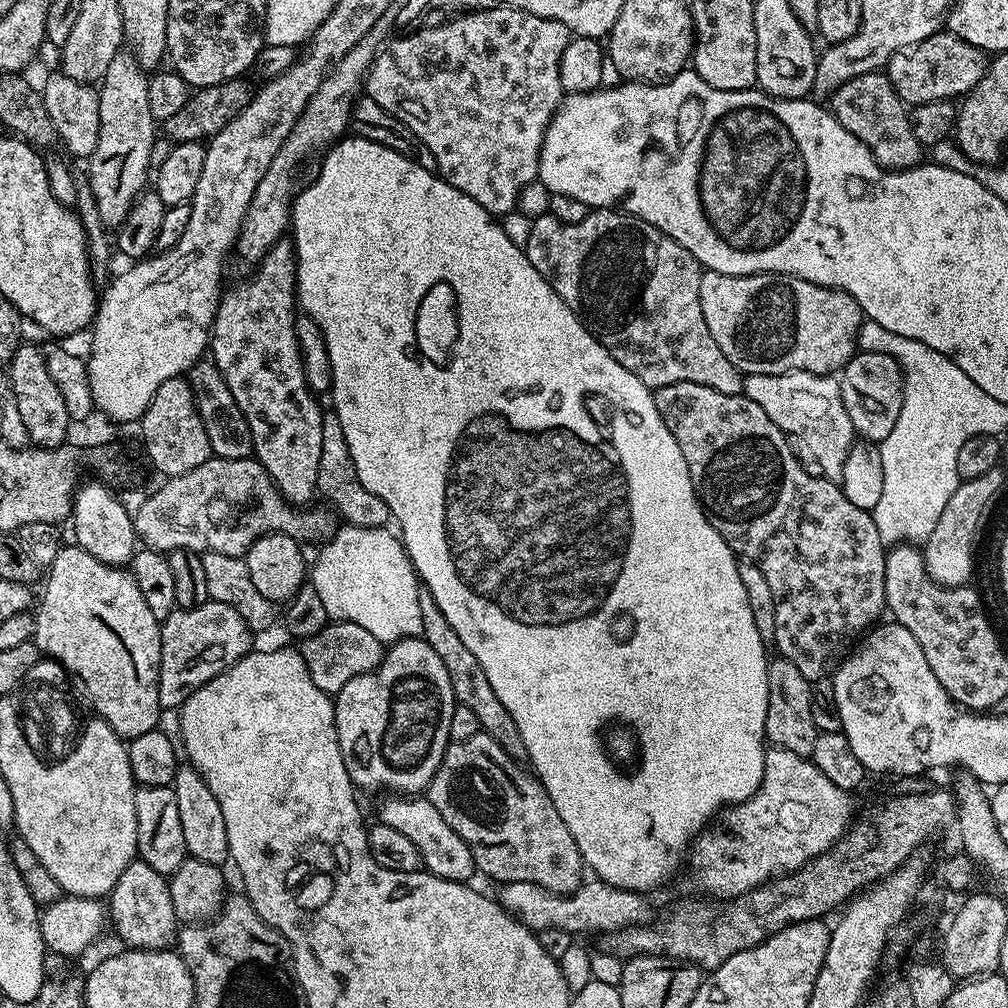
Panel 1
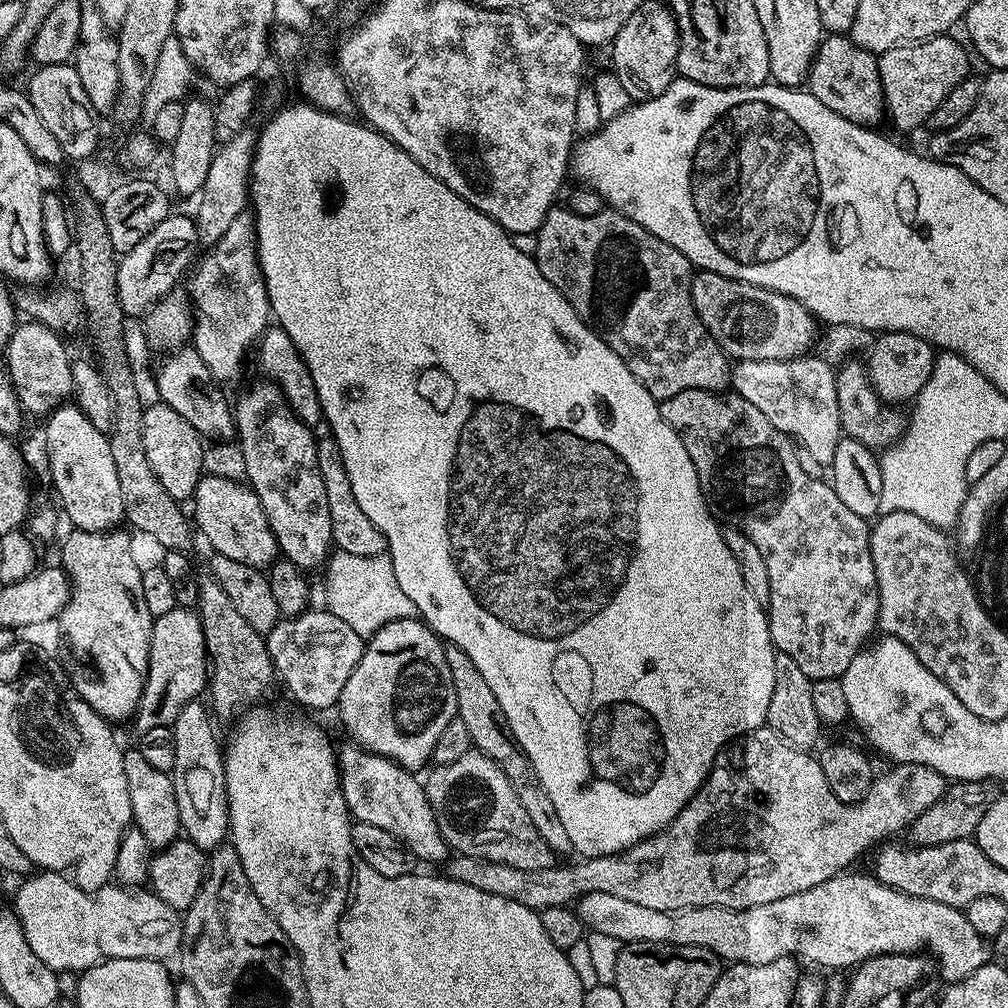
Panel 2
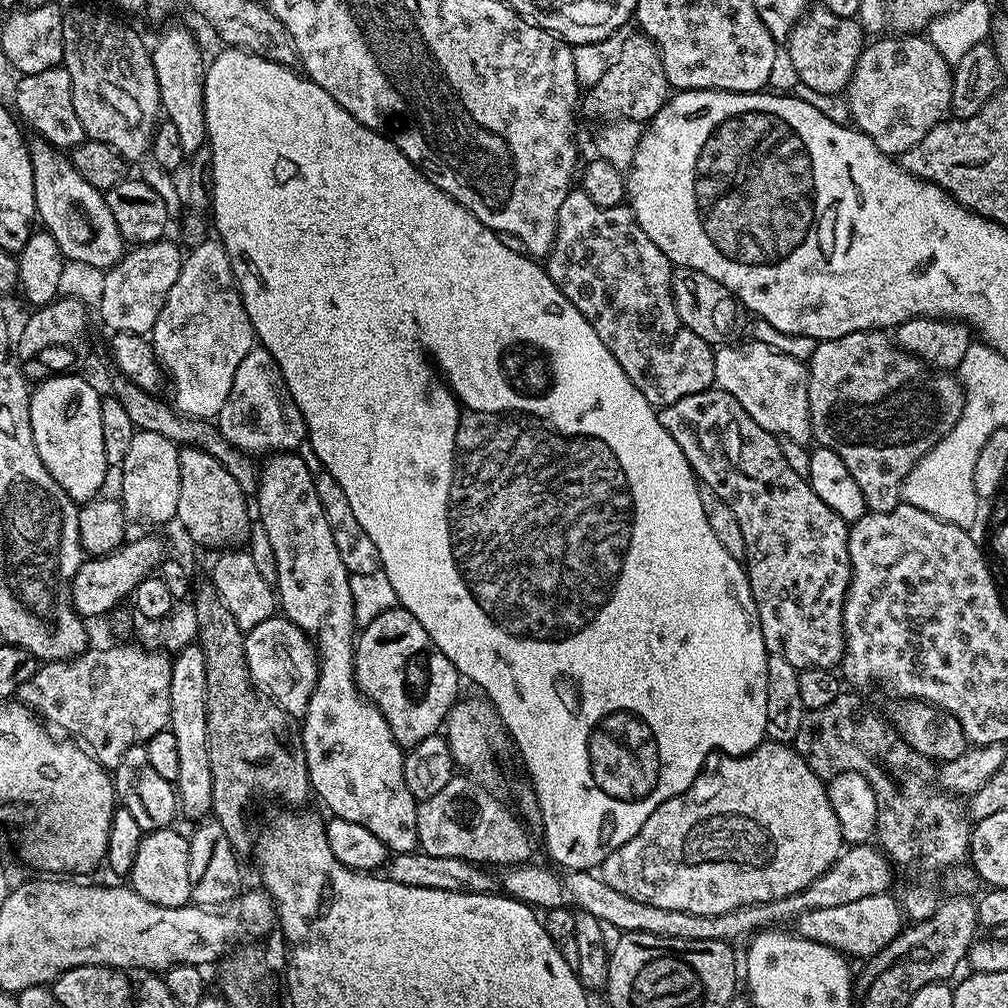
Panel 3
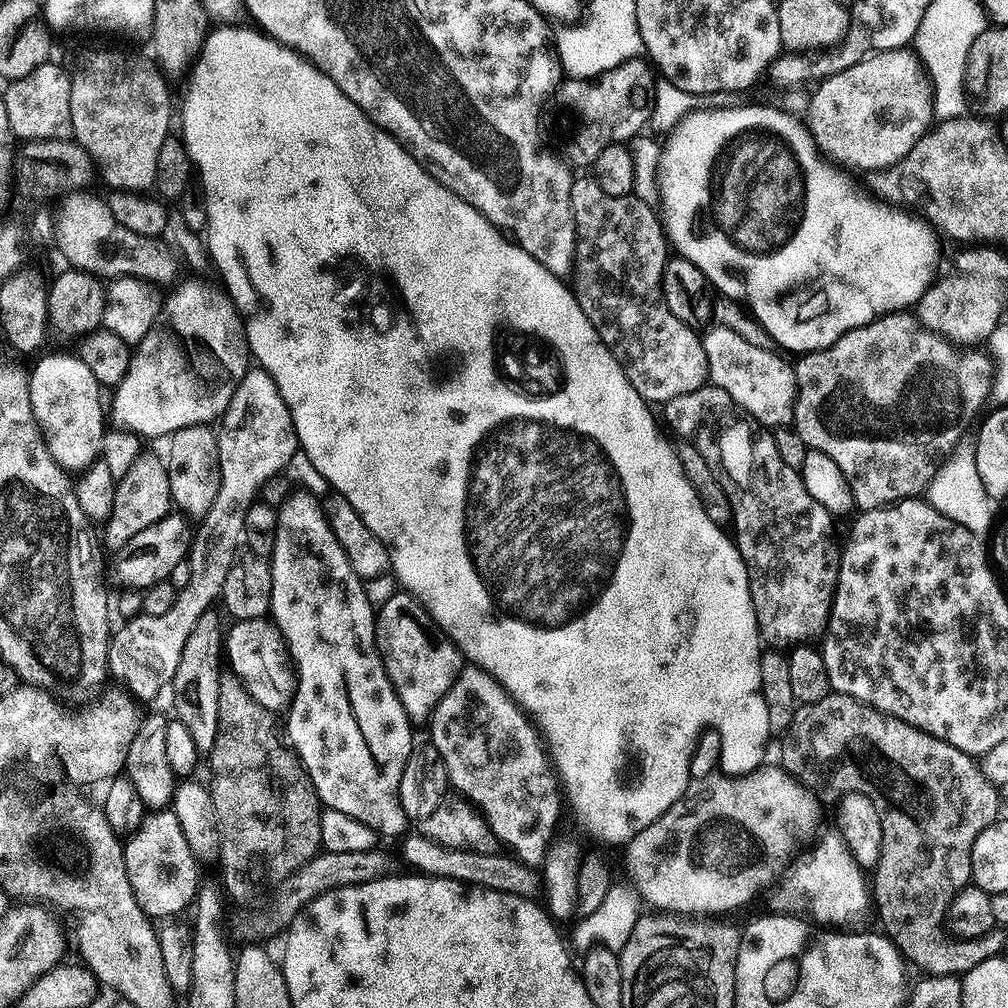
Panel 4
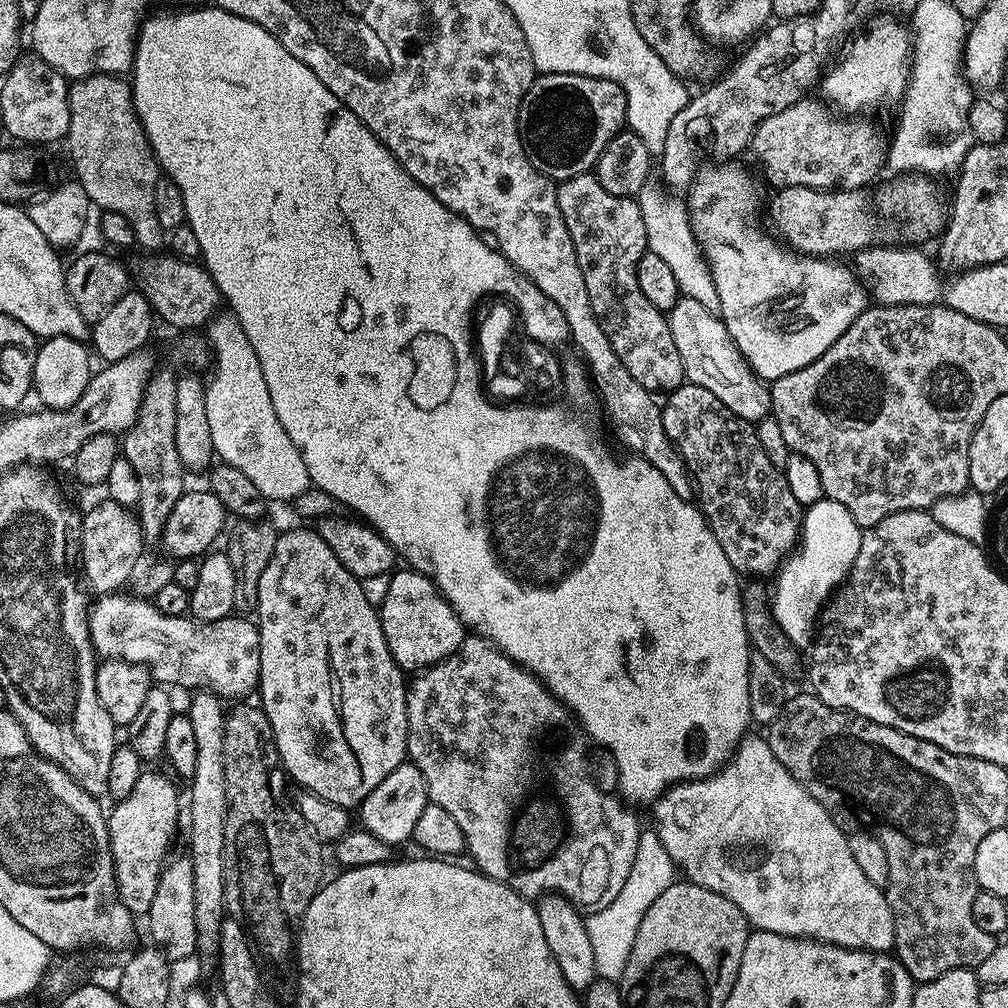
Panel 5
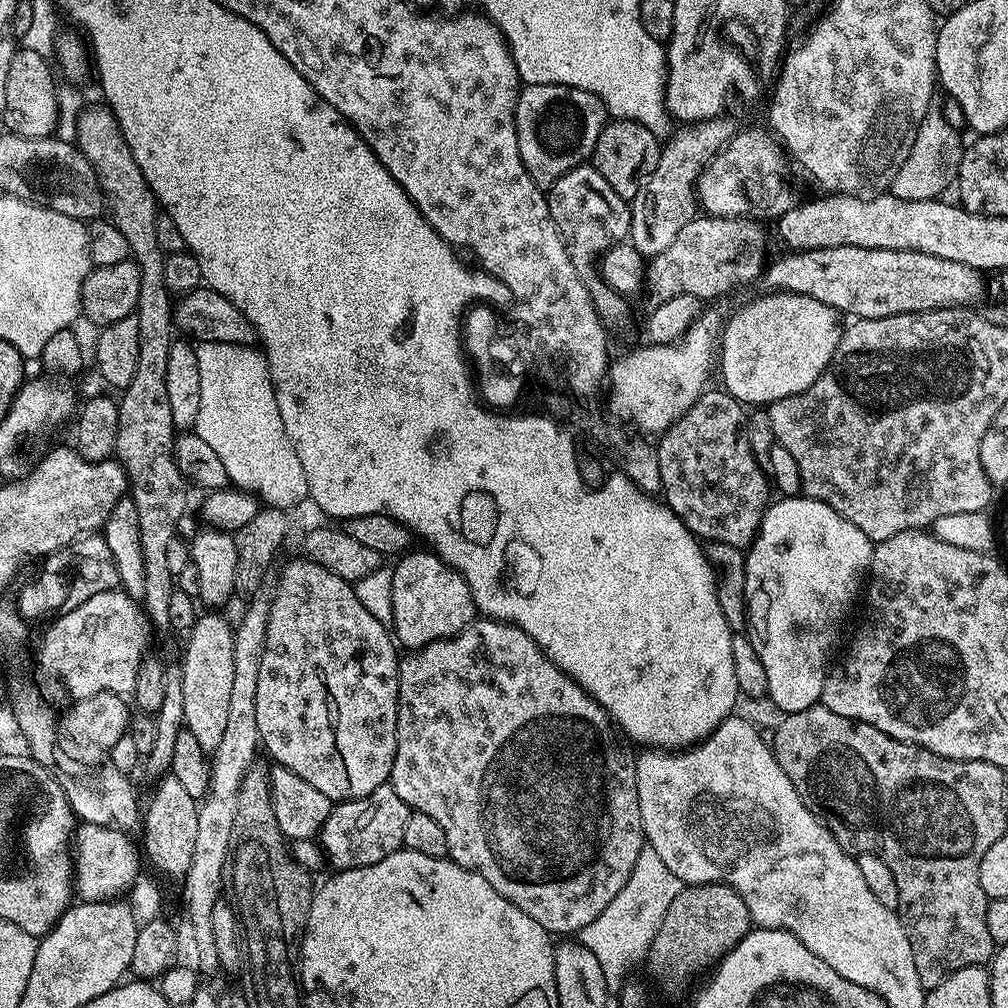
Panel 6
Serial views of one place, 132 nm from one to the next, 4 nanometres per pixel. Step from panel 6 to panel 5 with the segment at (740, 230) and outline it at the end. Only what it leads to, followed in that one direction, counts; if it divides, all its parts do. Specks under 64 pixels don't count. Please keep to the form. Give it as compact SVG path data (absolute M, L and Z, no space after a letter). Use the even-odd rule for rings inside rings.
M896 174L891 179L876 192L877 214L896 223L885 232L878 221L856 216L856 192L785 187L777 191L780 193L768 208L768 216L772 219L771 231L791 251L817 258L836 258L839 252L855 254L863 248L883 245L885 241L920 246L931 236L939 237L946 227L946 212L940 209L940 196L931 184L933 181L924 174ZM884 236L888 240L884 240Z

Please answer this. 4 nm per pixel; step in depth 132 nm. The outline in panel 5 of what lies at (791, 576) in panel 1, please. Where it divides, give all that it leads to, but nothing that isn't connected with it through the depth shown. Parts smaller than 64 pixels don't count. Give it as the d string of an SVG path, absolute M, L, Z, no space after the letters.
M685 382L667 393L665 400L668 401L662 404L662 426L666 426L670 442L680 451L680 457L694 481L698 507L712 527L712 533L718 538L722 550L726 550L730 566L734 566L740 574L775 573L784 557L796 547L802 519L802 506L798 498L790 494L783 471L776 468L770 458L766 458L766 450L762 450L762 442L758 442L755 427L749 421L738 418L734 410L726 410L726 406L722 406L722 402L718 402L710 390Z

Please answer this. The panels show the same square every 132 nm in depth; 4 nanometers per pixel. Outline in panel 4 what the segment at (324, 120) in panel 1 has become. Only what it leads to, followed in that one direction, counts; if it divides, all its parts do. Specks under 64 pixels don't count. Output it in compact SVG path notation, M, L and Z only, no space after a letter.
M188 278L184 286L182 284L177 285L169 294L166 299L160 305L160 313L158 318L154 322L154 326L150 326L150 330L146 334L146 338L142 338L140 343L135 345L132 357L128 363L128 369L126 374L122 378L120 384L115 385L114 391L116 392L112 396L112 414L110 410L110 420L112 420L117 429L125 432L132 432L133 435L141 438L147 438L147 436L164 436L163 438L171 437L172 433L182 430L186 426L198 426L199 424L211 425L212 420L219 421L223 417L224 411L228 409L228 403L230 398L234 394L236 384L245 372L250 367L250 353L248 350L248 340L244 337L244 326L242 323L242 317L239 312L236 311L231 300L223 291L217 290L212 292L210 289L204 286L205 281L200 278Z

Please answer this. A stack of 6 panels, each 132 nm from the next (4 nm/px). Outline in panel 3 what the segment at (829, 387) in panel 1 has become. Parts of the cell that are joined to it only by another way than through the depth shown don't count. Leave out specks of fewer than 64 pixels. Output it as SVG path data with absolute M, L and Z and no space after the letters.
M773 348L715 349L715 387L730 394L762 426L785 441L805 446L813 443L808 397L808 370L805 361L795 360Z

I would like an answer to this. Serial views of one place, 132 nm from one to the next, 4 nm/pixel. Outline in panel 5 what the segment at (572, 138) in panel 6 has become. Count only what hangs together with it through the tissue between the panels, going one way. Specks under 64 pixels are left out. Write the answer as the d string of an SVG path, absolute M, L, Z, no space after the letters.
M582 74L537 75L518 110L518 134L528 161L553 182L592 172L602 150L625 127L626 94L609 80Z

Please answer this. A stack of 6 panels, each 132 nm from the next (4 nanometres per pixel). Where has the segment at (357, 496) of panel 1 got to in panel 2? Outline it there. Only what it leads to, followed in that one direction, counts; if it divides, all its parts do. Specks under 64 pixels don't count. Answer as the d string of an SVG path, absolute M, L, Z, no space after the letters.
M330 434L321 435L316 441L318 454L318 470L322 474L322 486L326 486L326 506L330 506L330 530L333 545L339 551L348 554L359 554L362 558L385 555L388 539L362 514L362 506L354 498L354 490L350 487L350 478L346 474L346 466L342 462L342 454L338 450L338 442Z

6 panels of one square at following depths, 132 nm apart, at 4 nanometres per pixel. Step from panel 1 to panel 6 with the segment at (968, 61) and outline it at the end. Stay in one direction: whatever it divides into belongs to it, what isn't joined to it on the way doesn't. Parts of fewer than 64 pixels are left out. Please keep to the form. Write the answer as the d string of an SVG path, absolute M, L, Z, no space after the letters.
M761 128L737 131L696 179L694 196L707 215L752 218L757 215L756 204L764 200L764 192L768 196L783 194L786 153L771 131Z

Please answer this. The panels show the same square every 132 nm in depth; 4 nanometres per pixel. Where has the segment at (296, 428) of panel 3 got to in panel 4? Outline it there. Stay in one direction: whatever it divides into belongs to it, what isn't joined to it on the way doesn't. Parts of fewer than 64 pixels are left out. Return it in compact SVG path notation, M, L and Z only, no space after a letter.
M259 366L249 367L236 384L220 426L221 428L216 432L220 485L218 494L214 494L214 506L210 506L210 510L194 528L192 549L188 551L187 559L190 566L190 582L185 588L177 591L174 606L170 606L166 614L161 616L141 614L132 619L125 619L120 624L121 628L111 633L108 642L108 670L111 679L116 679L125 688L121 688L125 693L131 694L140 702L154 699L163 688L165 691L171 685L174 674L178 670L178 662L182 658L182 646L186 646L186 638L190 638L190 630L194 630L194 622L198 622L198 618L215 605L212 604L215 600L217 603L223 597L226 574L230 574L230 566L236 561L238 555L236 547L241 547L242 544L246 510L257 499L264 483L270 478L281 475L285 471L283 468L291 462L292 455L297 455L298 452L296 431L292 426L288 407L282 402L282 396L274 386L274 380Z

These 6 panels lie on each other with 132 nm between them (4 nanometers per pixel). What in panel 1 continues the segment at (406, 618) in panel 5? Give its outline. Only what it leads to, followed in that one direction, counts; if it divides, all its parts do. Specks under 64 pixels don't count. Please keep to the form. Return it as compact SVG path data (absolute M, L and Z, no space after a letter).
M410 636L406 640L397 640L385 651L382 662L372 672L362 674L358 678L350 678L342 690L335 693L334 703L336 706L336 729L338 730L338 746L342 750L342 762L346 762L346 774L350 774L352 783L357 789L368 792L384 792L380 794L420 794L427 789L428 784L434 778L438 766L444 757L444 751L449 746L448 735L450 734L450 714L456 709L456 695L450 686L450 674L446 674L446 666L442 666L442 658L430 650L430 646L419 636Z

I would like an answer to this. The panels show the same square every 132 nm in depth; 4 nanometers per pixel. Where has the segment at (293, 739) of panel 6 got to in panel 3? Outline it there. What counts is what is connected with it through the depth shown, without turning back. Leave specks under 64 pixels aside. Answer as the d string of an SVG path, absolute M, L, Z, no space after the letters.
M295 451L277 452L269 455L268 460L263 462L259 469L259 491L254 496L254 504L260 507L259 527L264 528L270 534L270 543L274 546L274 562L278 562L278 578L274 582L274 587L278 593L278 604L282 609L283 615L289 620L295 622L303 632L312 638L312 643L315 644L318 653L318 663L320 673L318 674L318 682L314 686L314 694L310 698L310 706L306 710L306 714L302 718L302 742L306 750L306 766L308 767L308 783L311 791L320 795L320 800L329 808L329 813L332 816L341 816L342 818L350 818L350 822L358 822L362 826L366 826L366 830L370 830L373 834L378 834L378 838L382 838L382 842L386 842L389 853L397 852L415 852L418 848L418 818L416 817L416 805L418 803L410 794L410 790L406 784L404 777L404 752L401 745L396 743L394 734L382 710L378 708L373 700L369 700L356 685L356 650L354 647L354 637L358 632L358 625L354 616L354 598L350 592L350 573L346 570L346 566L342 566L342 557L338 555L338 546L334 546L334 534L330 534L330 522L326 522L326 510L322 510L322 502L318 502L318 490L316 489L316 477L313 469L308 469L308 464L302 457L296 456Z

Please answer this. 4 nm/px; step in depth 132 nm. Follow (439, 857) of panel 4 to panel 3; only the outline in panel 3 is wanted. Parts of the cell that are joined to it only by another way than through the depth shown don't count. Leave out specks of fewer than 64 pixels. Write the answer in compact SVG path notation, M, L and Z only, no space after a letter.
M873 843L856 844L847 847L835 861L817 879L804 888L802 891L788 895L786 898L771 900L768 903L751 904L746 907L739 907L738 910L728 911L722 915L696 915L686 911L664 910L661 907L650 906L648 903L638 902L637 899L632 899L628 895L624 895L614 890L612 886L605 884L604 880L591 871L567 871L557 872L558 874L536 865L536 862L526 864L507 865L501 869L502 876L498 878L502 882L503 893L509 895L513 900L522 901L524 904L529 904L532 907L543 910L558 910L572 906L574 910L583 911L593 914L594 917L603 921L605 924L612 925L621 932L644 932L654 933L662 937L682 938L684 941L704 941L704 940L727 940L735 941L734 938L740 936L747 937L759 930L764 930L773 927L775 924L783 924L782 922L790 919L798 918L803 913L809 912L812 909L825 908L826 906L846 905L848 902L856 902L861 898L872 897L874 894L886 894L891 888L892 872L894 873L893 865L883 851Z

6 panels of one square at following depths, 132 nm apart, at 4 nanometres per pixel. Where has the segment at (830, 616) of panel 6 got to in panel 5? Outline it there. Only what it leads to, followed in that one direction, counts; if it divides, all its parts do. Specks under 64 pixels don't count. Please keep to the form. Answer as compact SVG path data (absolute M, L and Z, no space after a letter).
M825 498L803 509L799 541L784 557L774 576L776 585L770 588L772 617L797 650L807 649L811 645L824 605L854 566L861 531L858 522L850 518L850 510L846 510L842 502Z

